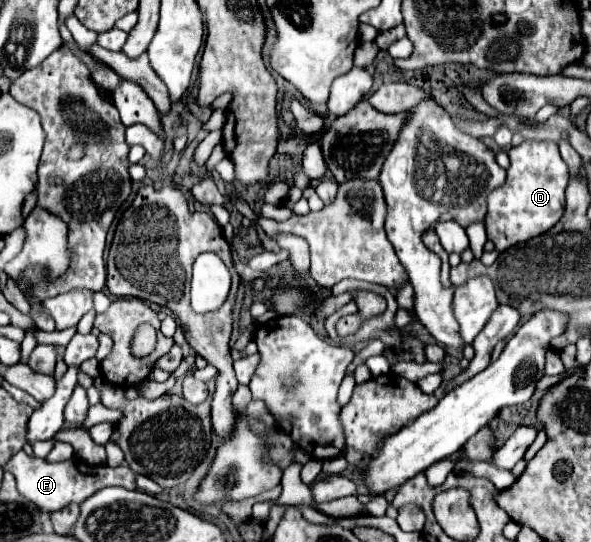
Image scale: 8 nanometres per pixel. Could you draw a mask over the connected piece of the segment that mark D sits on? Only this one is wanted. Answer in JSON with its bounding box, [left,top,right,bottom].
[485,141,569,251]

